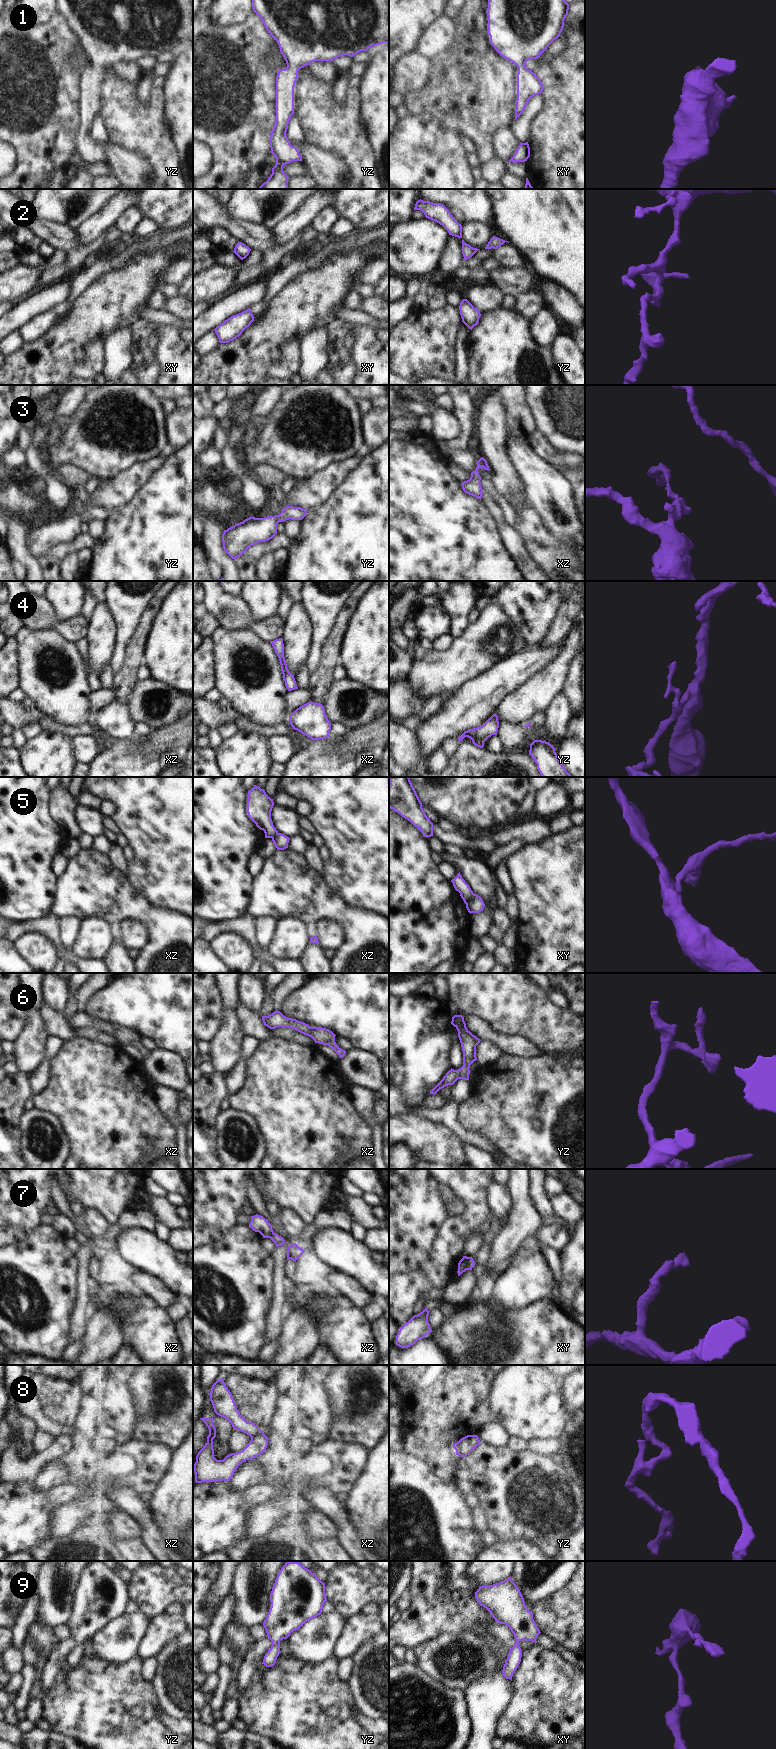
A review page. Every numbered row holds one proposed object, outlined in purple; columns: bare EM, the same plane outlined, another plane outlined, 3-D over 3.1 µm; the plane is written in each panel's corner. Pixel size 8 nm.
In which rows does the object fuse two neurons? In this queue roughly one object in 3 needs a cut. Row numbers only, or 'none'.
5, 7, 8

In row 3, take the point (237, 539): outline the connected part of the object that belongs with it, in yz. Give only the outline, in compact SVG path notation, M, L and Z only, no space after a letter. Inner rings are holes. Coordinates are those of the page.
M287 506L279 515L264 518L249 517L243 522L224 530L222 542L224 551L236 559L248 548L272 539L277 534L277 524L286 520L302 520L307 510L301 507Z

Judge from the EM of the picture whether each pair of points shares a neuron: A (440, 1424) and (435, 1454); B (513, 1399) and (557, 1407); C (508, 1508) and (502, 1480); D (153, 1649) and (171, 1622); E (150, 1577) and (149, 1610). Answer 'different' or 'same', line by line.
A: same
B: same
C: same
D: same
E: same

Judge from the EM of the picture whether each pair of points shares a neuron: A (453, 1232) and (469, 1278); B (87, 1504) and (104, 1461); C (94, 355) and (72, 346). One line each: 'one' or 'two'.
A: two
B: two
C: two

